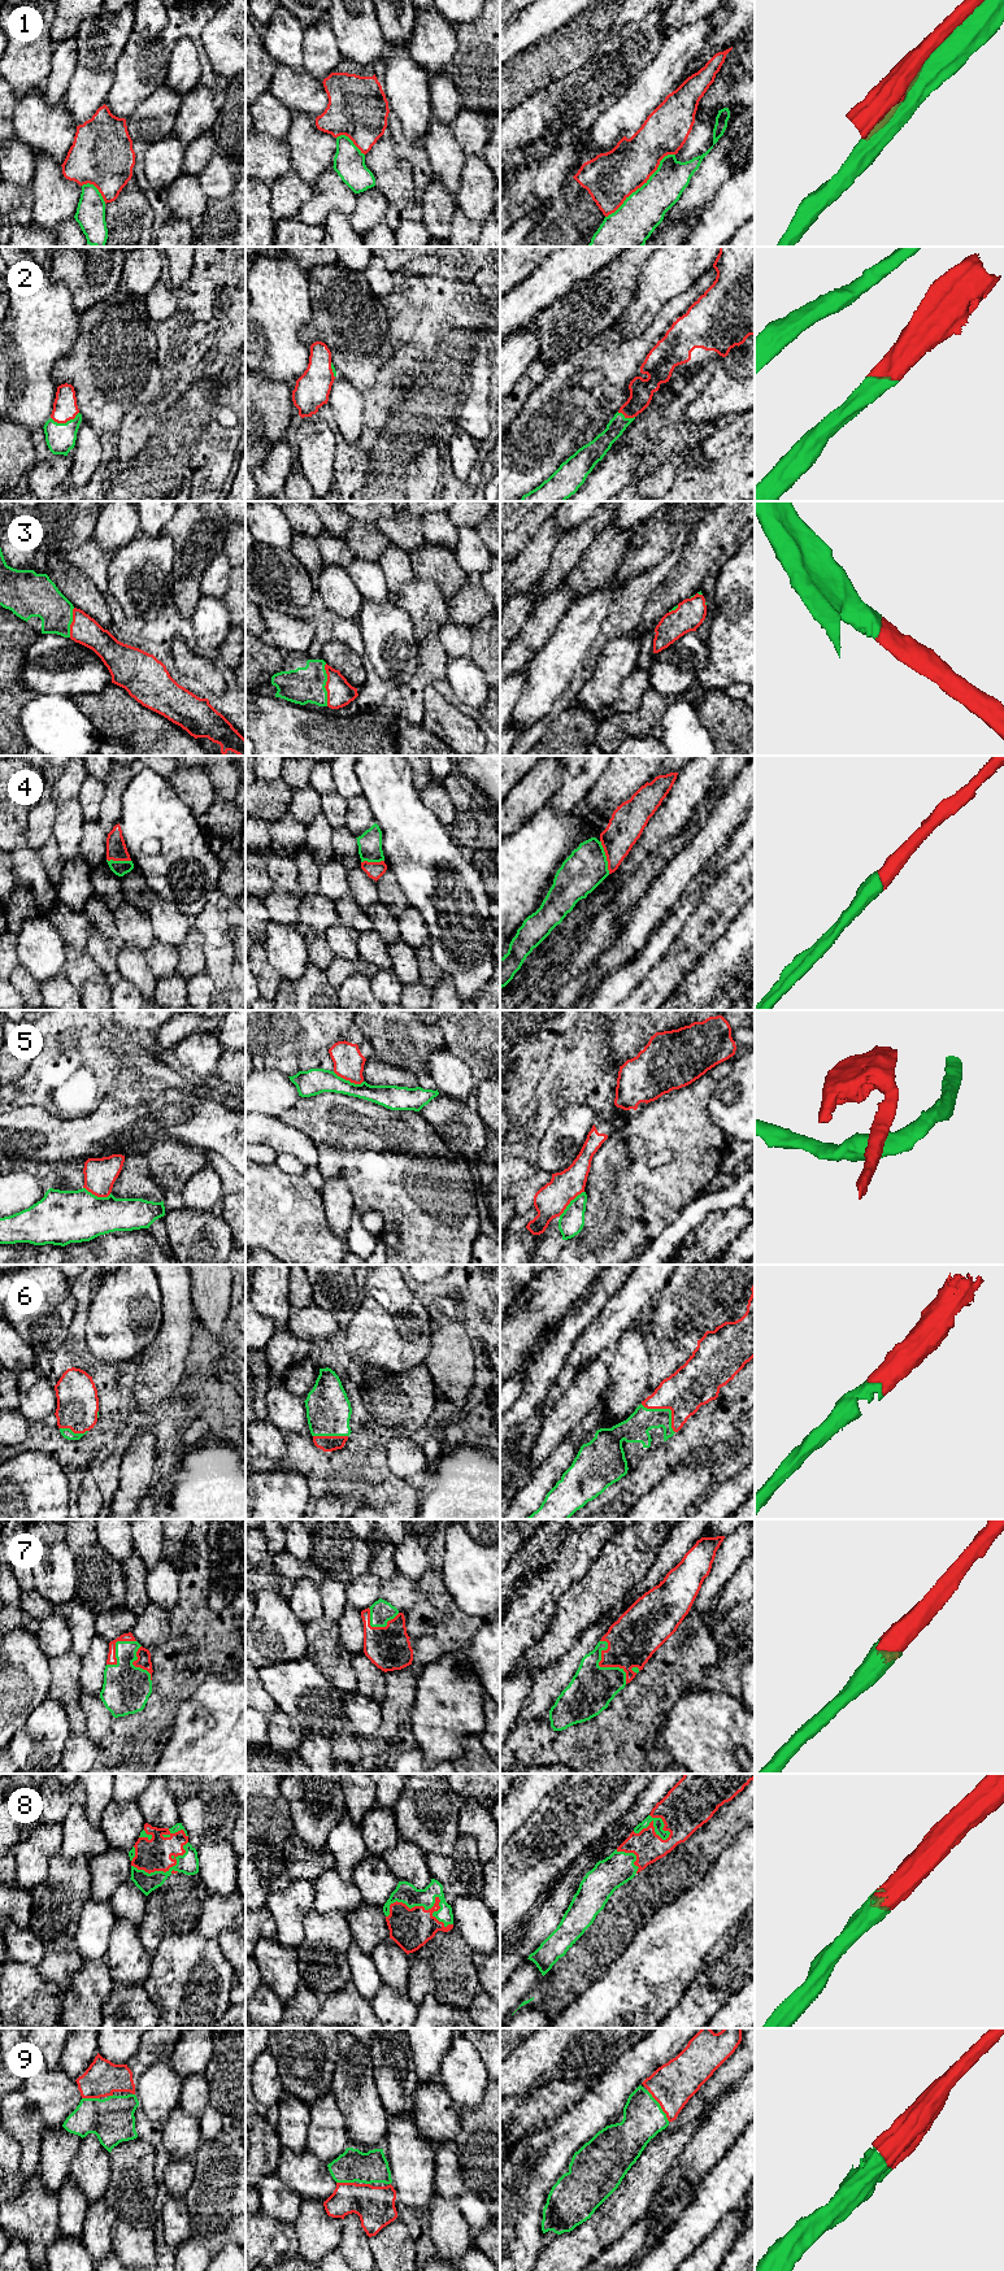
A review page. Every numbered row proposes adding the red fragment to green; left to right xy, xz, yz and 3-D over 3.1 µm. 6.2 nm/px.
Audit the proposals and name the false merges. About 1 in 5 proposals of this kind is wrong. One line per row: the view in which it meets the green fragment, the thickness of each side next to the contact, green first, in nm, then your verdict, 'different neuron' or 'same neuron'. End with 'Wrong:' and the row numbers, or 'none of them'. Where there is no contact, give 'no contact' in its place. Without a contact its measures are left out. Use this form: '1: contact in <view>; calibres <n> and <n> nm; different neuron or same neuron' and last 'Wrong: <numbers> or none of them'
1: contact in yz; calibres 260 and 320 nm; different neuron
2: contact in xy; calibres 180 and 150 nm; same neuron
3: contact in xz; calibres 220 and 160 nm; same neuron
4: contact in yz; calibres 260 and 220 nm; same neuron
5: contact in xz; calibres 160 and 190 nm; different neuron
6: contact in yz; calibres 160 and 280 nm; same neuron
7: contact in yz; calibres 280 and 300 nm; same neuron
8: contact in xz; calibres 130 and 260 nm; same neuron
9: contact in yz; calibres 260 and 280 nm; same neuron
Wrong: 1, 5

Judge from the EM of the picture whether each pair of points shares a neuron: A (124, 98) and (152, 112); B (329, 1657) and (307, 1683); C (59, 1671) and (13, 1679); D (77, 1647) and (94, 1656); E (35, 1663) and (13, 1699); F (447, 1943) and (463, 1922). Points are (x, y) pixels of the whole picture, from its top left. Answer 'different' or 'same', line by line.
A: different
B: different
C: different
D: different
E: same
F: different

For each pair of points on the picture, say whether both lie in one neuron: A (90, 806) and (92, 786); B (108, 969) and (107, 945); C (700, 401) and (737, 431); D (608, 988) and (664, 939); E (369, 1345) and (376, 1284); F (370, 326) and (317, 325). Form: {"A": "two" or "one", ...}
{"A": "one", "B": "one", "C": "two", "D": "one", "E": "one", "F": "one"}

